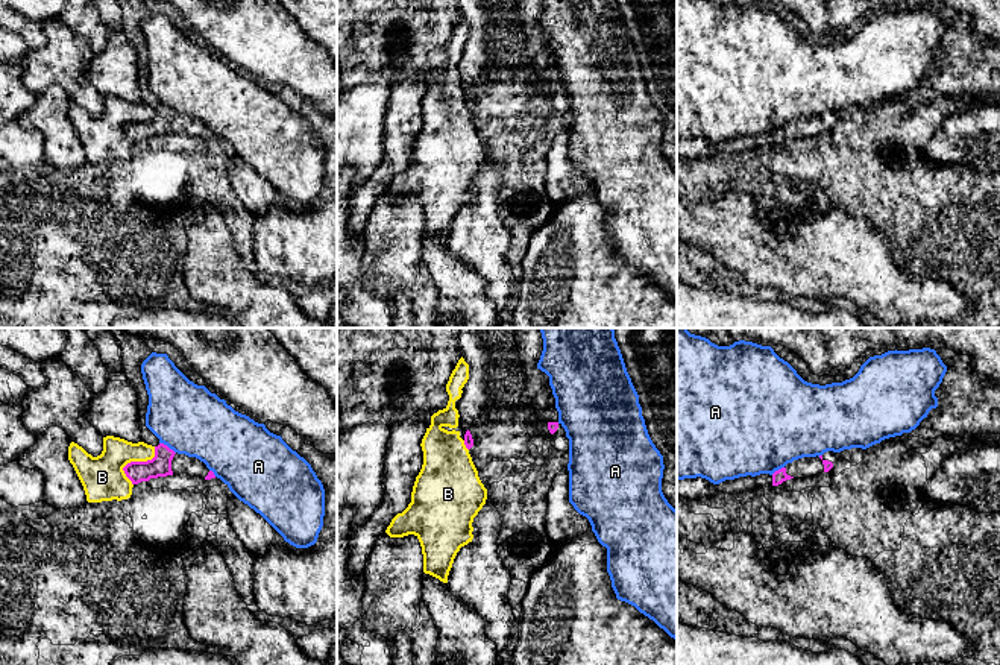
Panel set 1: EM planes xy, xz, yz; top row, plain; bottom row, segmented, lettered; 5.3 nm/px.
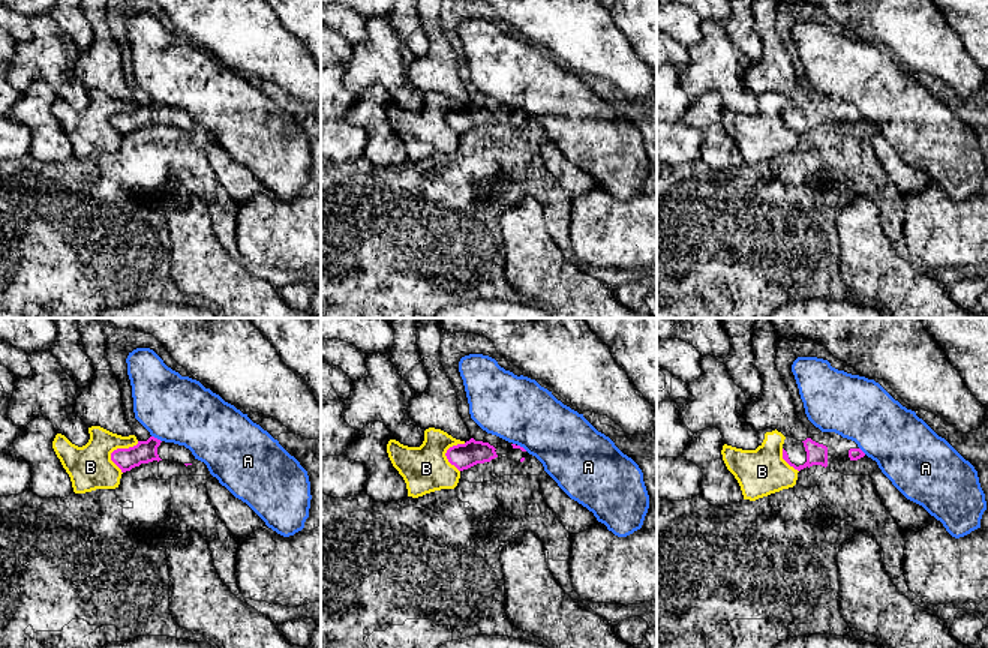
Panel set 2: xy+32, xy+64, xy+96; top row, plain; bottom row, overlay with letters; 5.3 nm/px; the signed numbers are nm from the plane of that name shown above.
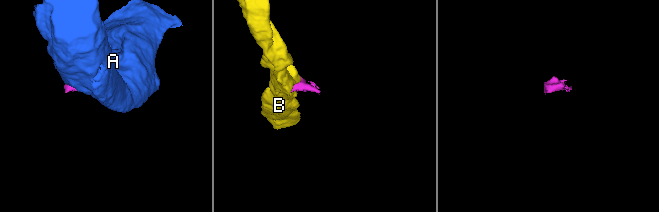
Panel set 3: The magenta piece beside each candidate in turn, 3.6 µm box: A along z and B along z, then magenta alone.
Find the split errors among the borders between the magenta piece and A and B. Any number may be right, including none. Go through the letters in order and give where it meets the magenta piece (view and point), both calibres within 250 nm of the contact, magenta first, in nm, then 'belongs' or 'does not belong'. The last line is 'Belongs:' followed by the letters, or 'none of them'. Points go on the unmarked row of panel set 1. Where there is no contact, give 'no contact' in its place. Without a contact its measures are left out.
A: xy (166, 105) | 110/360 nm | does not belong
B: xy (134, 122) | 110/220 nm | does not belong
Belongs: none of them

